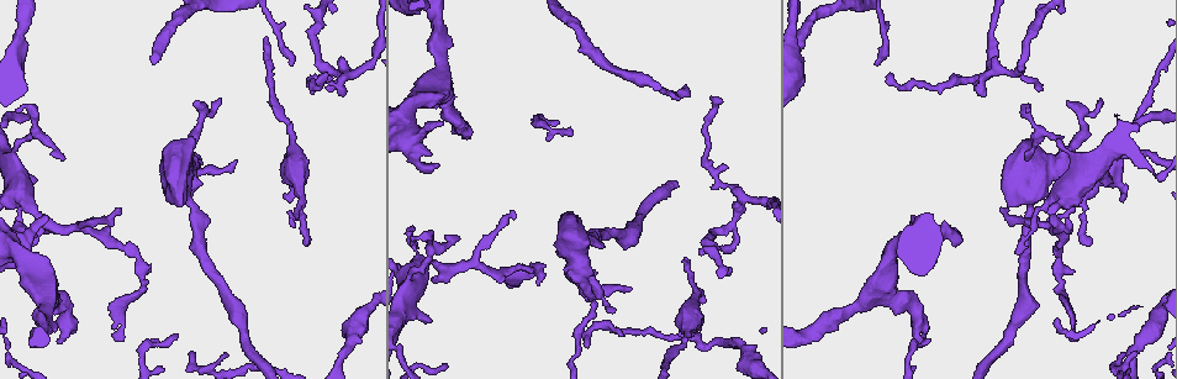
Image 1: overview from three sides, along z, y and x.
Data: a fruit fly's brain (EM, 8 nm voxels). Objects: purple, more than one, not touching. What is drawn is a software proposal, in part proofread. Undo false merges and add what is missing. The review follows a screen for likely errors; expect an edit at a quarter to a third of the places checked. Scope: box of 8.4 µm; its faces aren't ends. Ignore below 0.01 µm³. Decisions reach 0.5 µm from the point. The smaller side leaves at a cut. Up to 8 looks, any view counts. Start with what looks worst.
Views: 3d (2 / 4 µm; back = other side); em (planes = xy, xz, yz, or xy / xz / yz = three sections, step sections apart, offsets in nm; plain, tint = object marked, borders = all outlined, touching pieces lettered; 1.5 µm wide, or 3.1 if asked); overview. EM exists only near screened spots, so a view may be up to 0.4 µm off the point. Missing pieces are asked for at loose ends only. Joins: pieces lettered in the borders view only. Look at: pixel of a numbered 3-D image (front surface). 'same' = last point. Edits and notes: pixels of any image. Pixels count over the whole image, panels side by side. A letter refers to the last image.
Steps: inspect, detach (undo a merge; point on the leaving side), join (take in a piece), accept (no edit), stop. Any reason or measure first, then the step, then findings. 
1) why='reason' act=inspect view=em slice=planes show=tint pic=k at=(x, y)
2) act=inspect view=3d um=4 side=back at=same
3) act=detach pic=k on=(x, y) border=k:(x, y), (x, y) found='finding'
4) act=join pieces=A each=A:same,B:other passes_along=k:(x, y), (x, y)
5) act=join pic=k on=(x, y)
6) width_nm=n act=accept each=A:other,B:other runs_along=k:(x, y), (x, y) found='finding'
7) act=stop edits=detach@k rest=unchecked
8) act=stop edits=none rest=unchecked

why='thick end' act=inspect view=3d um=2 pic=1 at=(35, 181)

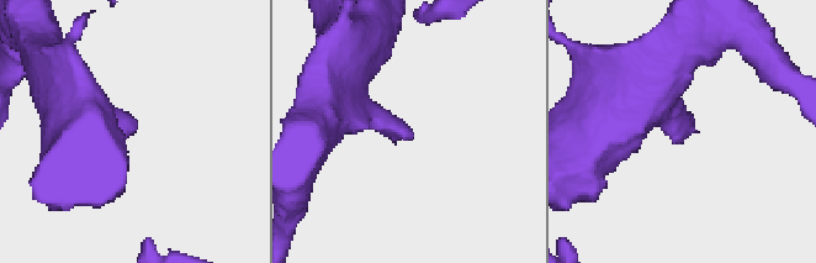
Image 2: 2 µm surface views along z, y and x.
act=inspect view=em slice=planes show=borders pic=2 at=(136, 126)

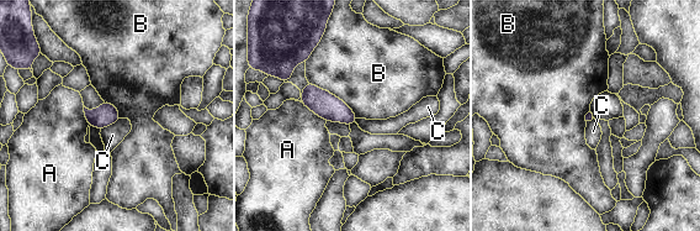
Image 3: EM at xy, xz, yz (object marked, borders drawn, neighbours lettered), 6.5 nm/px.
act=accept each=A:other,B:other,C:other border=3:(308, 82), (339, 98), (356, 117) found='none of them fits'

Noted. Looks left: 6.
why='thin end' act=inspect view=3d um=4 pic=1 at=(878, 63)

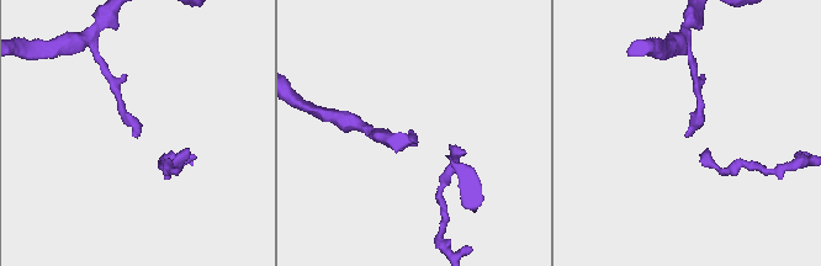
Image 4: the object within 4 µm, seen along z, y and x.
why='shape alone is not enough' act=inspect view=em slice=planes show=borders pic=4 at=(685, 137)

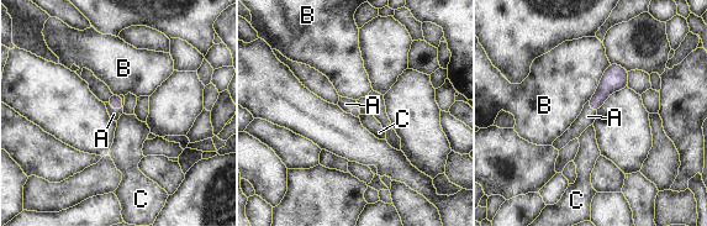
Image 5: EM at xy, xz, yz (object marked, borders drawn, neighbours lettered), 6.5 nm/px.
longest_contact=B:300nm act=join pieces=A each=A:same,B:other,C:other passes_along=5:(115, 100), (115, 109), (114, 114) found='the neuron continues'

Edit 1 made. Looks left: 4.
act=inspect view=overview

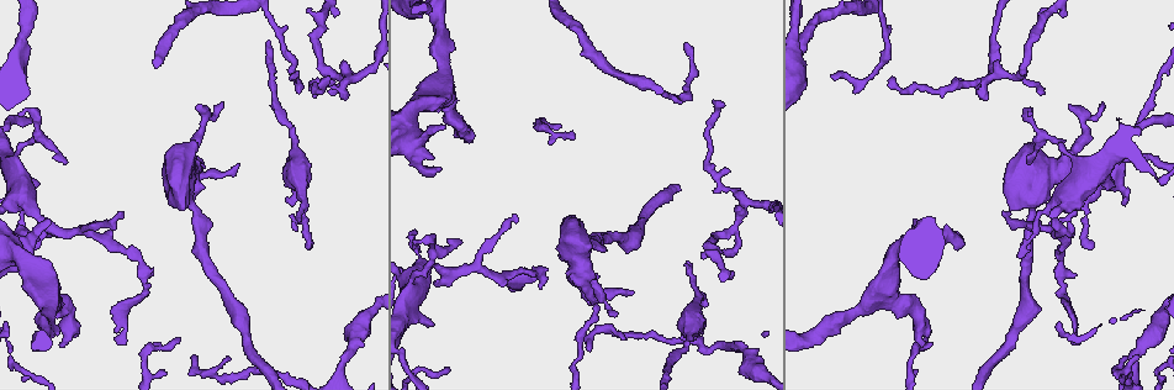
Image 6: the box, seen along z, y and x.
why='thin arm on a thick one' act=inspect view=em slice=planes show=borders pic=6 at=(595, 305)

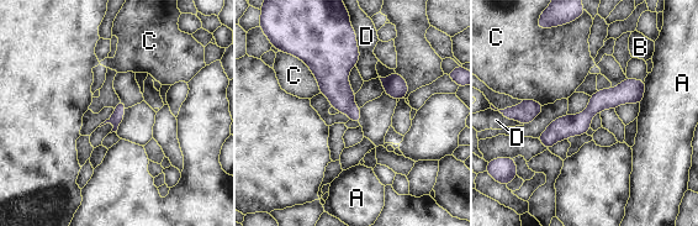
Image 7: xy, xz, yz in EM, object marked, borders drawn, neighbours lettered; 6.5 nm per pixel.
longest_contact=C:300nm act=accept each=A:other,B:other,C:other,D:other runs_along=7:(641, 83), (543, 137) found='one neuron here'

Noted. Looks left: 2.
act=stop edits=join@5 rest=unchecked

